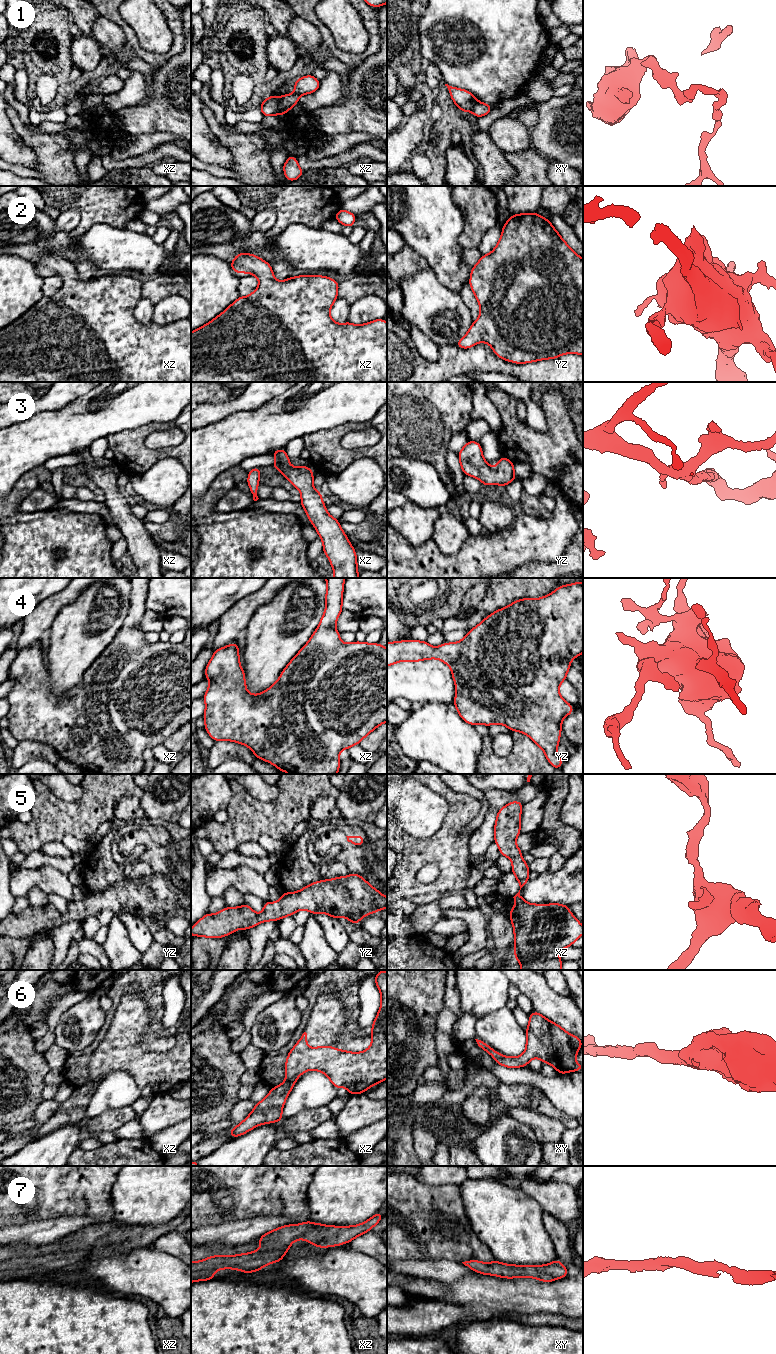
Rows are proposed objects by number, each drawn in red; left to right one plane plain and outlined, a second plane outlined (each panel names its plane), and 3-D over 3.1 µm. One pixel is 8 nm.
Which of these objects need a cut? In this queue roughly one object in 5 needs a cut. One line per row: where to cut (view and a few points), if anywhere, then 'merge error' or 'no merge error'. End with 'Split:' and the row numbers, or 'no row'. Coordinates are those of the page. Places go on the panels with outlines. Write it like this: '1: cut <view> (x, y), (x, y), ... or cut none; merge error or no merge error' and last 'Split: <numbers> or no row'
1: cut xz (280, 98), (278, 114); merge error
2: cut none; no merge error
3: cut none; no merge error
4: cut none; no merge error
5: cut none; no merge error
6: cut none; no merge error
7: cut none; no merge error
Split: 1

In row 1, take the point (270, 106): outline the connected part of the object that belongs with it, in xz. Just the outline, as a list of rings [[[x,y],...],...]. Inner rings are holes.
[[[275,94],[265,99],[260,105],[260,110],[264,117],[279,115],[280,98]]]

